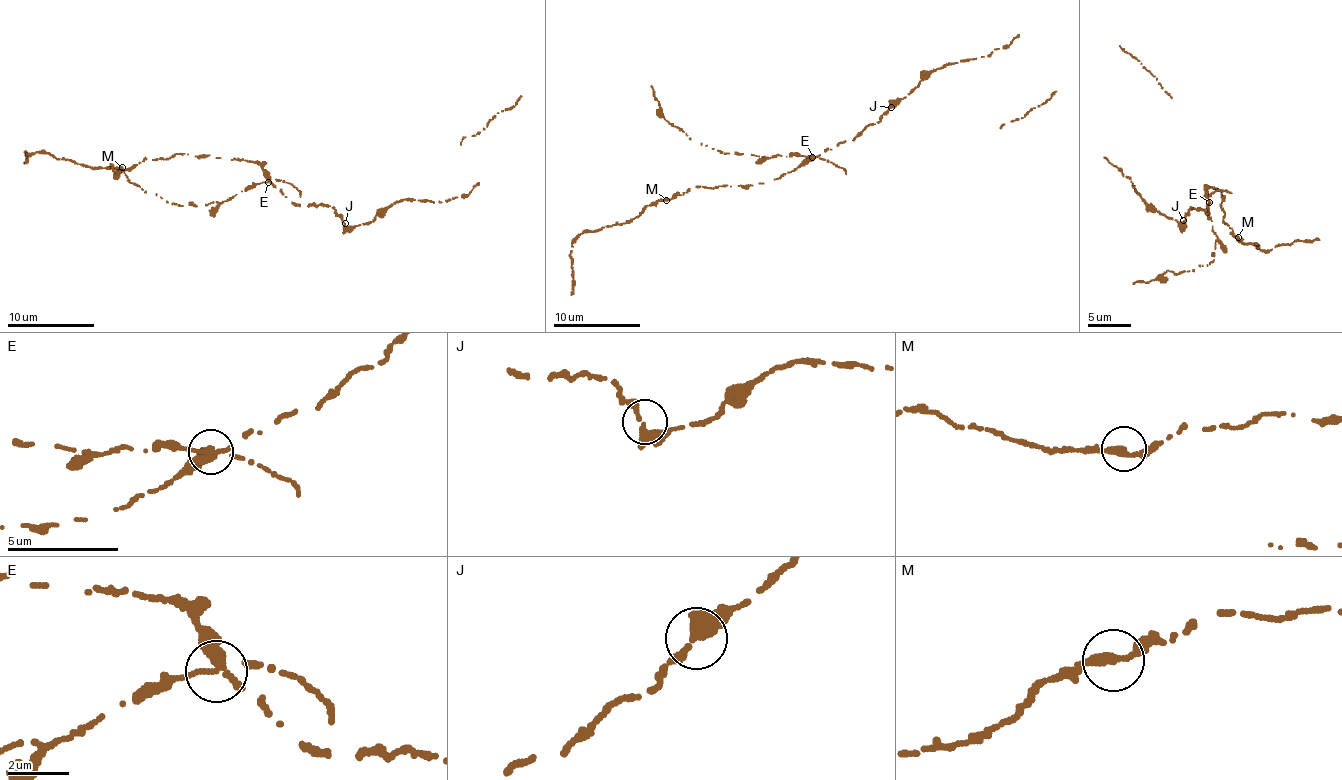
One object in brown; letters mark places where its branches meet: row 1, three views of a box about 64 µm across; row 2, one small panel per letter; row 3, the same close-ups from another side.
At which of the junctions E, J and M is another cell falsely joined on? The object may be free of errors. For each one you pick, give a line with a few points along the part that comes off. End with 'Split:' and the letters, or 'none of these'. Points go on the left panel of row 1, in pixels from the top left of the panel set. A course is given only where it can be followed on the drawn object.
E: foreign part runs (267, 183), (252, 184), (223, 202), (178, 206), (144, 191), (126, 174), (116, 172), (111, 164)
Split: E

